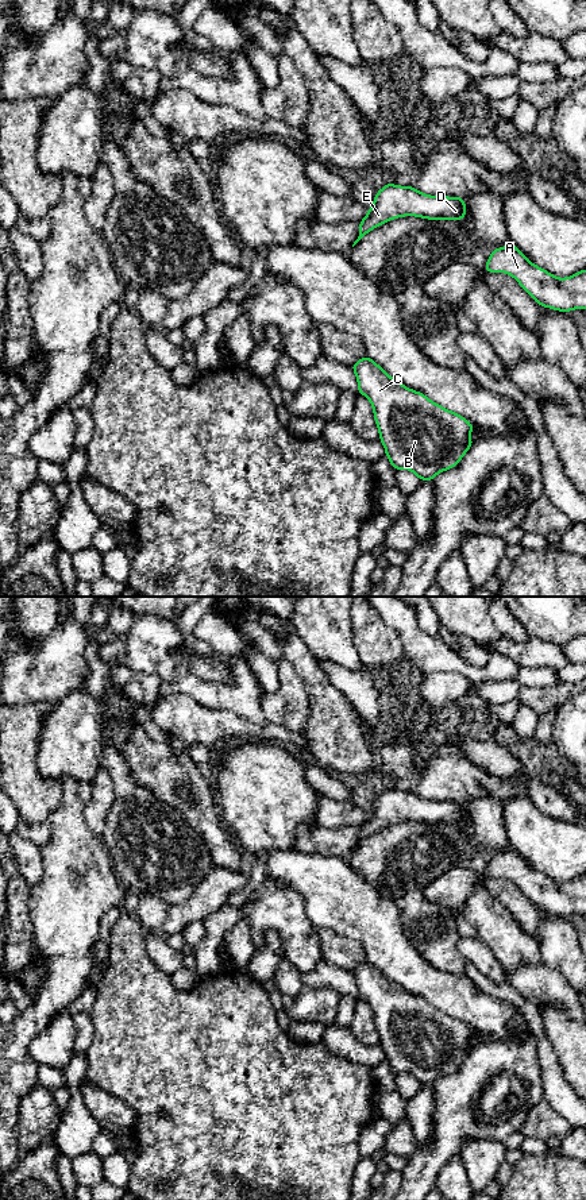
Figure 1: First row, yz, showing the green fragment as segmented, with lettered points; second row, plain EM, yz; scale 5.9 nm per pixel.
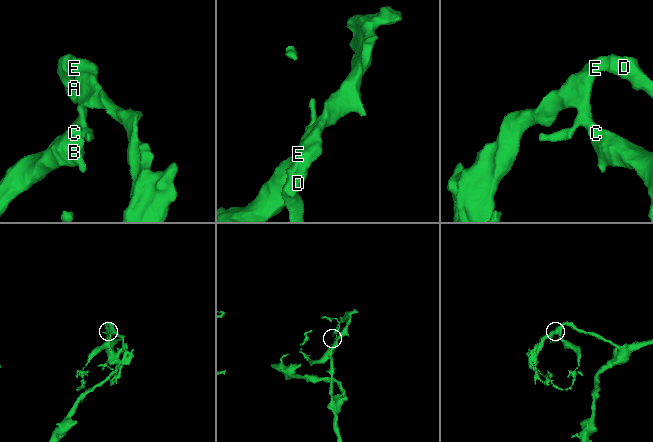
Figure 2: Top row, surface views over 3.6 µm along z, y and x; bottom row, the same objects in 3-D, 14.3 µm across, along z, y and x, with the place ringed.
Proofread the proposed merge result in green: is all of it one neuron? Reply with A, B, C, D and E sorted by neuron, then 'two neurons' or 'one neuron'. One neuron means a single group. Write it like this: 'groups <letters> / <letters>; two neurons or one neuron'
groups A B C D E; one neuron

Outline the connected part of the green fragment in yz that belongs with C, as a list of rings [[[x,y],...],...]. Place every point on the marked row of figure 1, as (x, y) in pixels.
[[[367,355],[351,364],[351,369],[358,381],[358,393],[373,405],[379,441],[396,471],[405,468],[419,479],[432,482],[442,471],[459,464],[474,444],[470,439],[474,424],[431,401],[423,393],[404,386]]]

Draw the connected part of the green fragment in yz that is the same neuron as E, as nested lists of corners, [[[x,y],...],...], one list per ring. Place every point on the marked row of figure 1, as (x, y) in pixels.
[[[388,182],[375,193],[373,205],[359,221],[359,236],[352,247],[371,229],[404,216],[428,220],[463,220],[466,201],[463,197],[428,196],[413,186]]]

